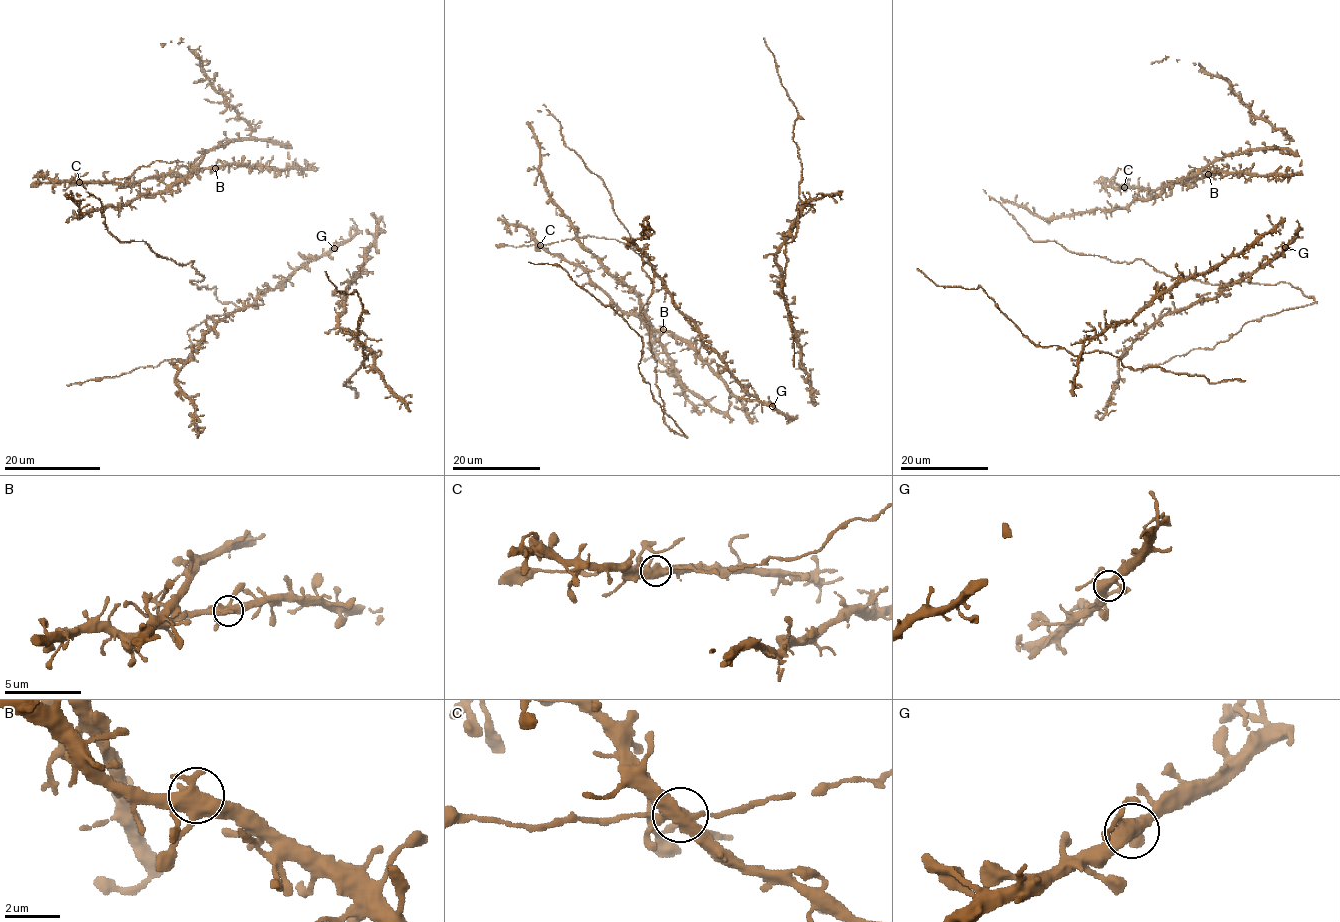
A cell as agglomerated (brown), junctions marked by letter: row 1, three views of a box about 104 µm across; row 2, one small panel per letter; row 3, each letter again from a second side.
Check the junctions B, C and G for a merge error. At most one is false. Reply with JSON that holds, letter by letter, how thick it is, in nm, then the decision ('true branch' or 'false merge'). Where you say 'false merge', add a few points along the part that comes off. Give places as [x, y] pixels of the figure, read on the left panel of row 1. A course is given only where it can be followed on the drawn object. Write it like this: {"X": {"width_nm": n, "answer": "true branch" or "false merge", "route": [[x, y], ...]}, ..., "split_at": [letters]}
{"B": {"width_nm": 480, "answer": "true branch"}, "C": {"width_nm": 480, "answer": "true branch"}, "G": {"width_nm": 460, "answer": "true branch"}, "split_at": []}

